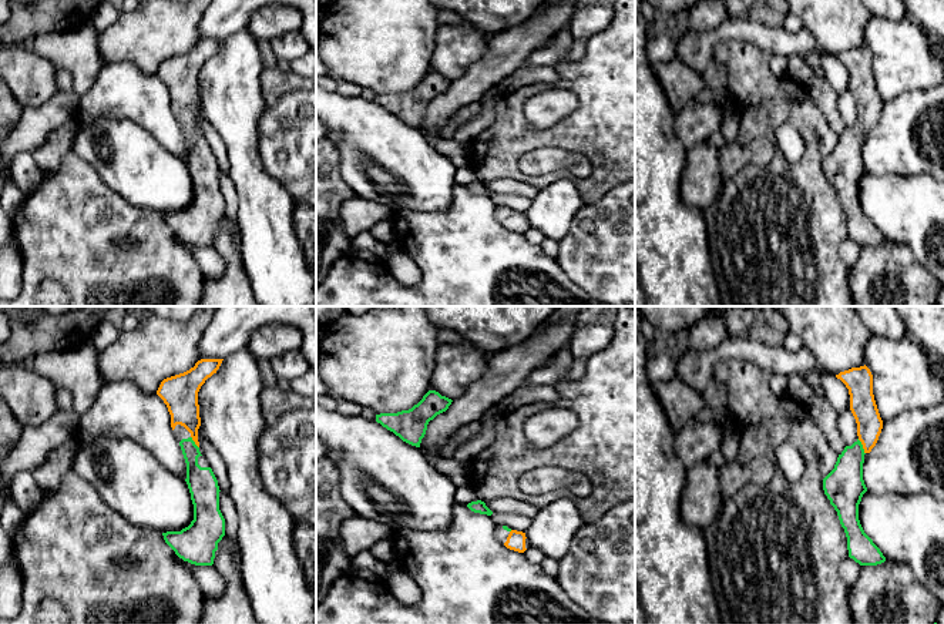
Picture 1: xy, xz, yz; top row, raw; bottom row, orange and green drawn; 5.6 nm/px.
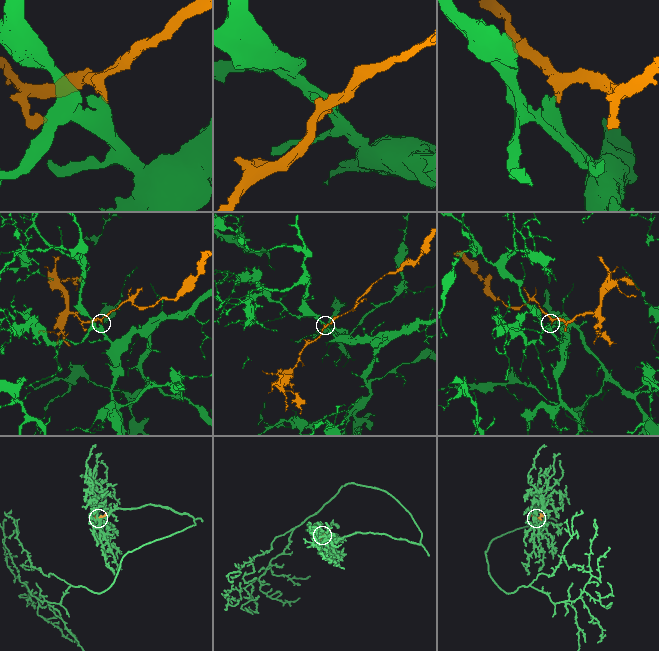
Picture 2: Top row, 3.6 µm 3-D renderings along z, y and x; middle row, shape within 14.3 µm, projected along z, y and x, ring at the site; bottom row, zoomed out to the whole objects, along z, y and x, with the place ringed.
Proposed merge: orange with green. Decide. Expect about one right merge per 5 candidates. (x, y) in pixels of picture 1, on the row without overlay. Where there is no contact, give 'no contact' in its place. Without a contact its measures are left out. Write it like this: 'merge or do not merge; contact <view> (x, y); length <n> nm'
merge; contact yz (863, 127); length 100 nm

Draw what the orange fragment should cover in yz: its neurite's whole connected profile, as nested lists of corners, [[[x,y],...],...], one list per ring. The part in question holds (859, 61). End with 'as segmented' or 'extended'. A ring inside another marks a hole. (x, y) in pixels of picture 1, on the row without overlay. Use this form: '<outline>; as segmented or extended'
[[[864,46],[840,53],[836,58],[849,70],[859,120],[839,135],[834,150],[823,160],[823,171],[844,209],[849,238],[860,246],[877,246],[886,238],[859,201],[859,185],[867,172],[863,161],[864,135],[876,127],[883,110],[873,76],[873,56]]]; extended

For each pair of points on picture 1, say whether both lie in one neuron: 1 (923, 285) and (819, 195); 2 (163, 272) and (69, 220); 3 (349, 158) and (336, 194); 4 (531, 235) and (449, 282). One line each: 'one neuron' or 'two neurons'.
1: two neurons
2: one neuron
3: two neurons
4: two neurons

